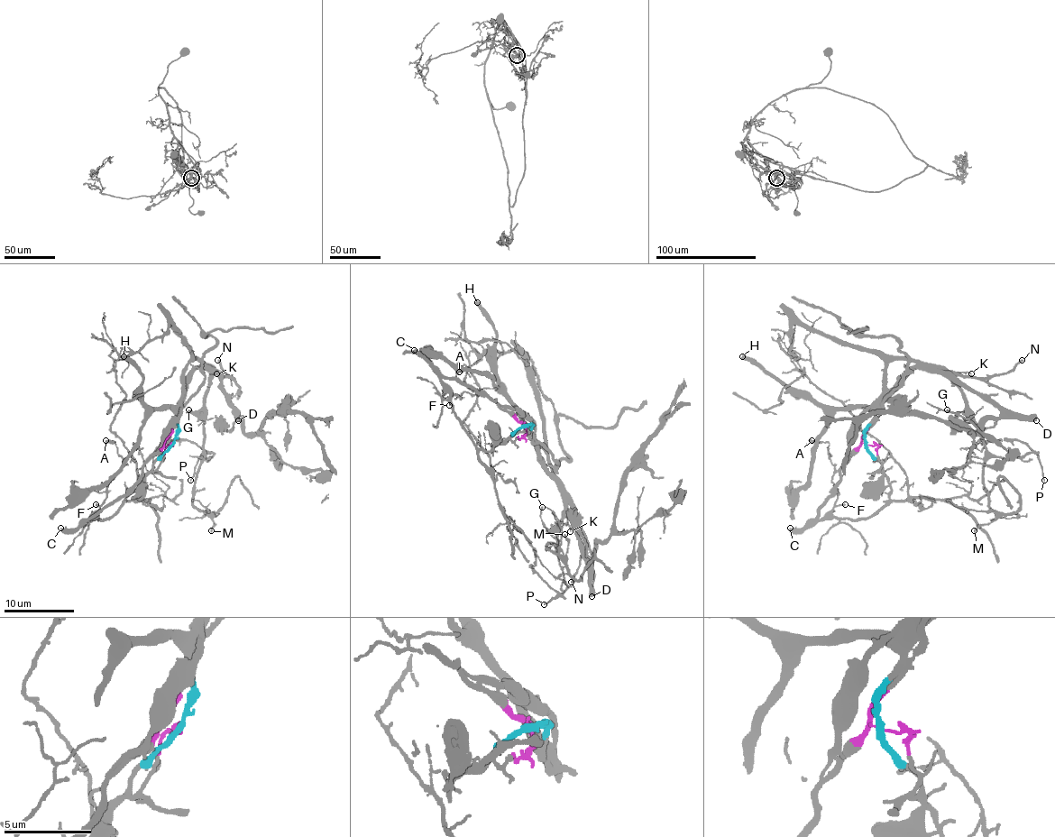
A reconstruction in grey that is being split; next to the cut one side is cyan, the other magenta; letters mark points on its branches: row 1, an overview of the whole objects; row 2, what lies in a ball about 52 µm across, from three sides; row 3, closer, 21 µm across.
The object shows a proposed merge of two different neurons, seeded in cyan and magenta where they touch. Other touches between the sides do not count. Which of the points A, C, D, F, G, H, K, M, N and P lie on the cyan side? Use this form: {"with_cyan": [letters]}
{"with_cyan": ["D", "G", "H", "K", "M", "N", "P"]}

